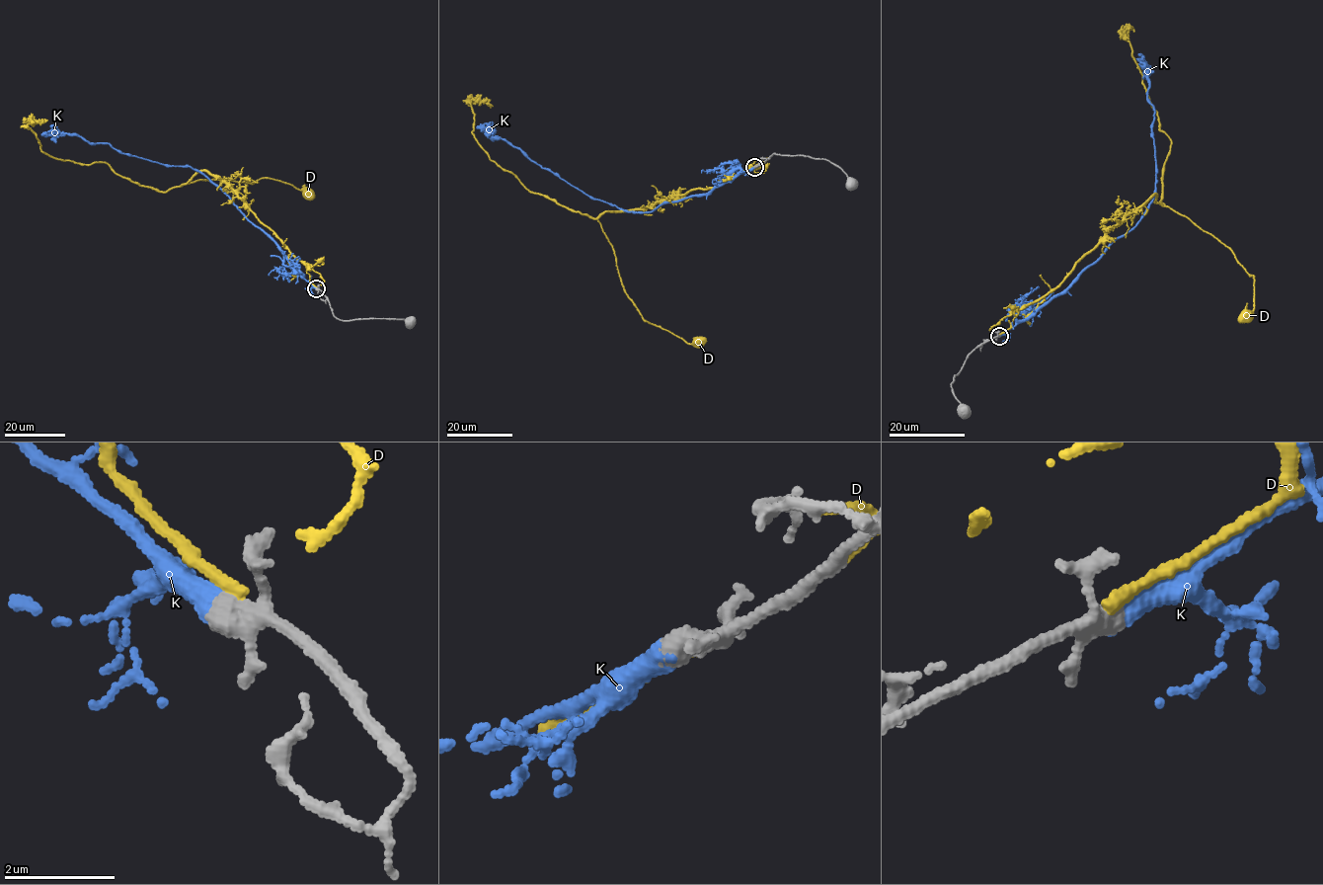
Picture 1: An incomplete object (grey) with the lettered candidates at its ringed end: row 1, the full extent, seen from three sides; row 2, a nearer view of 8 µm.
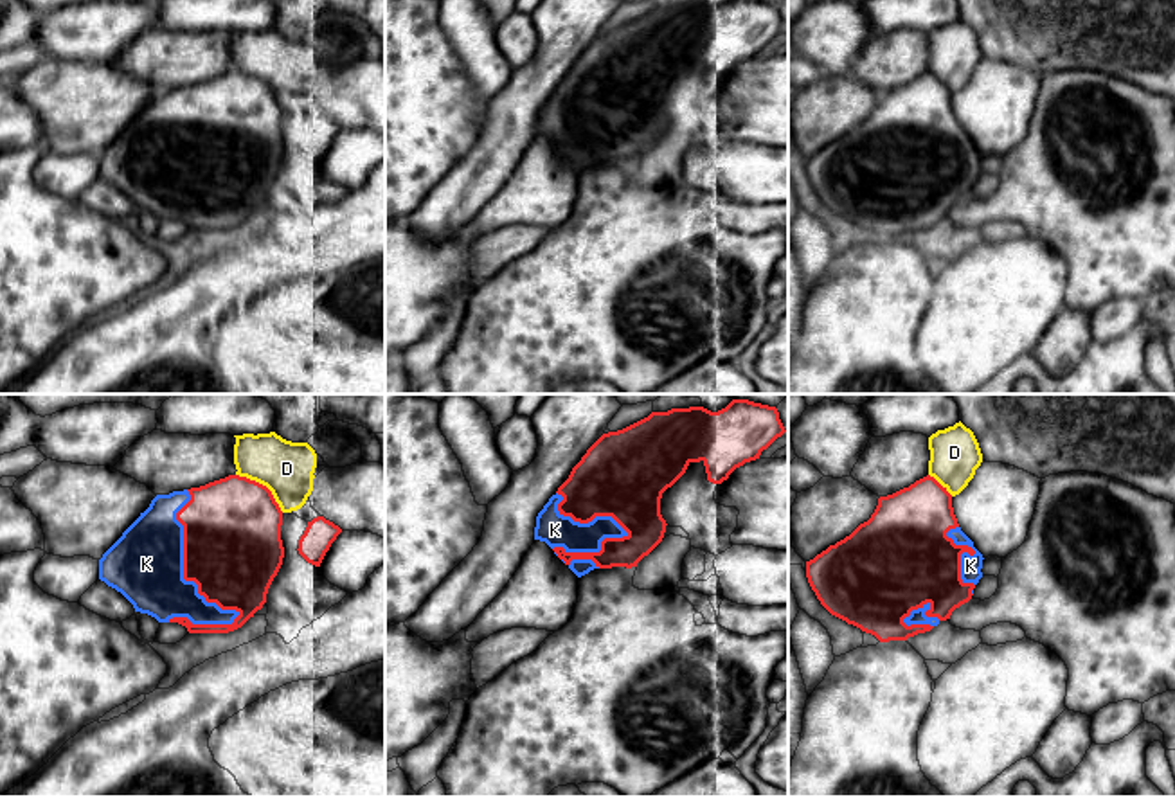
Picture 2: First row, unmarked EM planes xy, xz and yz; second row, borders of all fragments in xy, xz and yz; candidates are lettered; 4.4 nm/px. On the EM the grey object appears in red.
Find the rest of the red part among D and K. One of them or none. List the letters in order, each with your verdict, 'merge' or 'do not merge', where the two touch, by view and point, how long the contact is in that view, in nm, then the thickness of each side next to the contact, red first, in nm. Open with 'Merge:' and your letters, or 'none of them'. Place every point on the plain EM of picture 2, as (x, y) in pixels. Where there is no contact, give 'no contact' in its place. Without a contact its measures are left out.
Merge: K
D: do not merge | xy (261, 81) | 280 nm | 440/240 nm
K: merge | xy (184, 166) | 650 nm | 440/340 nm

